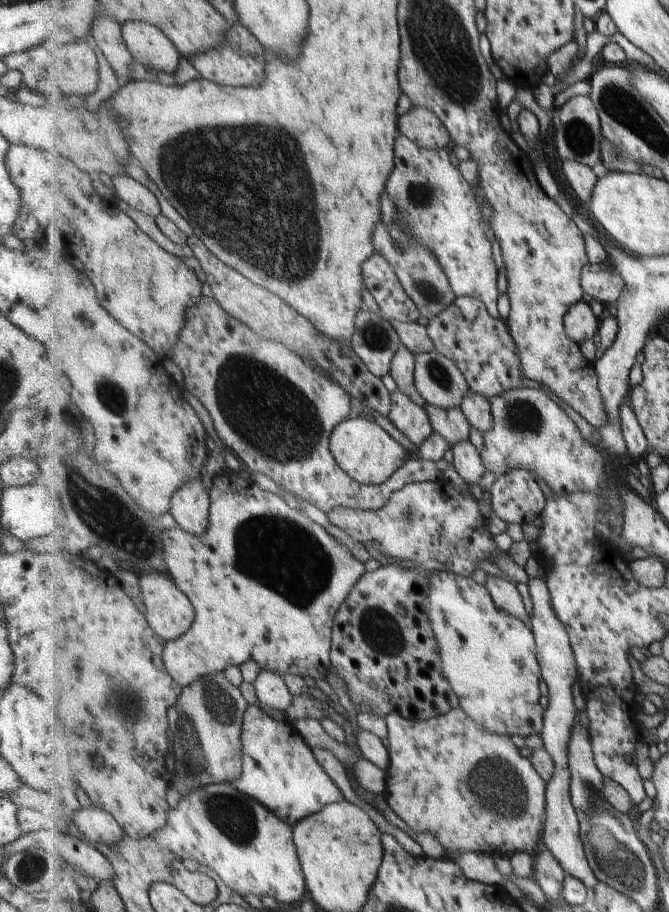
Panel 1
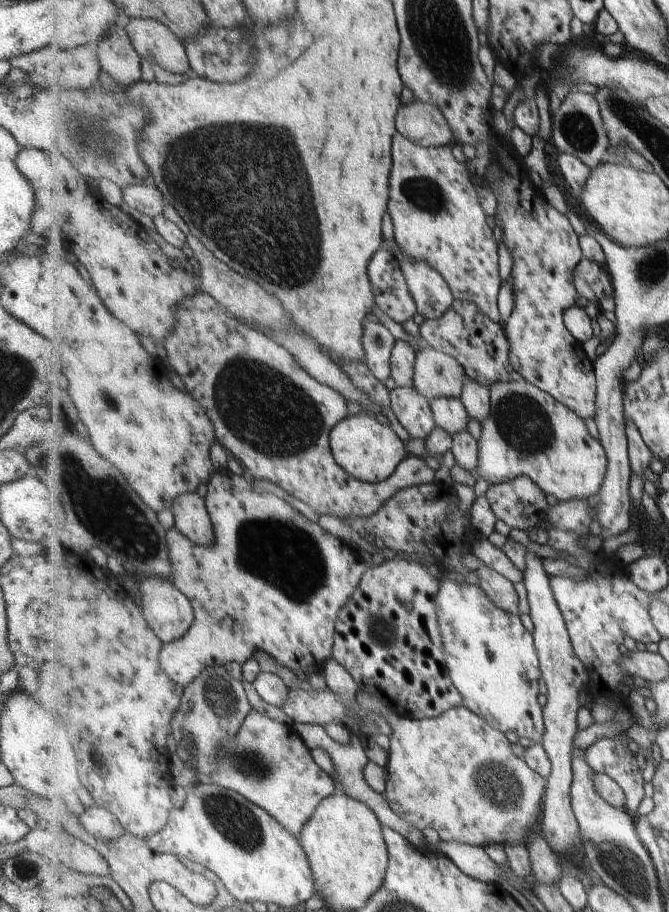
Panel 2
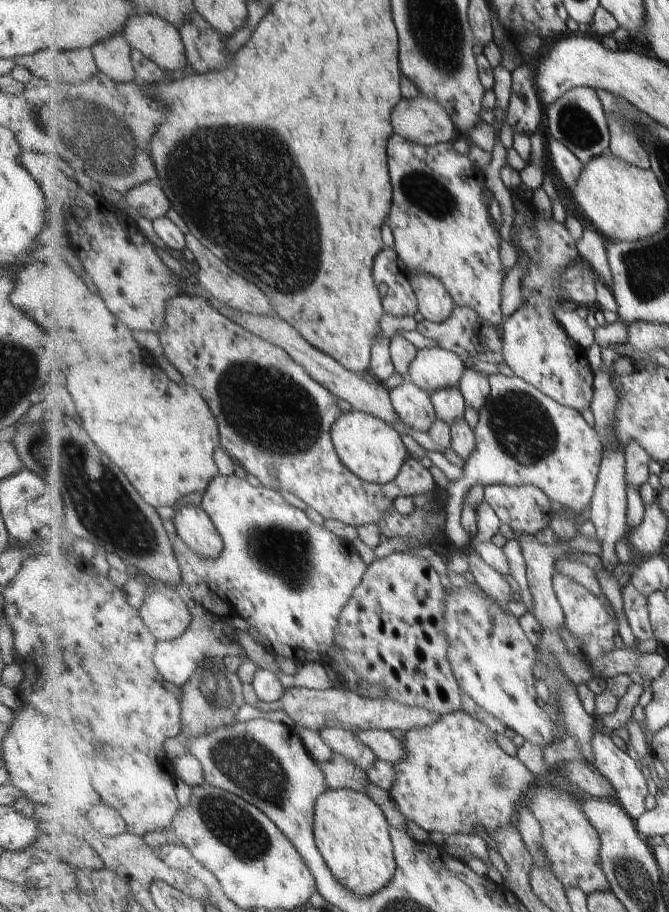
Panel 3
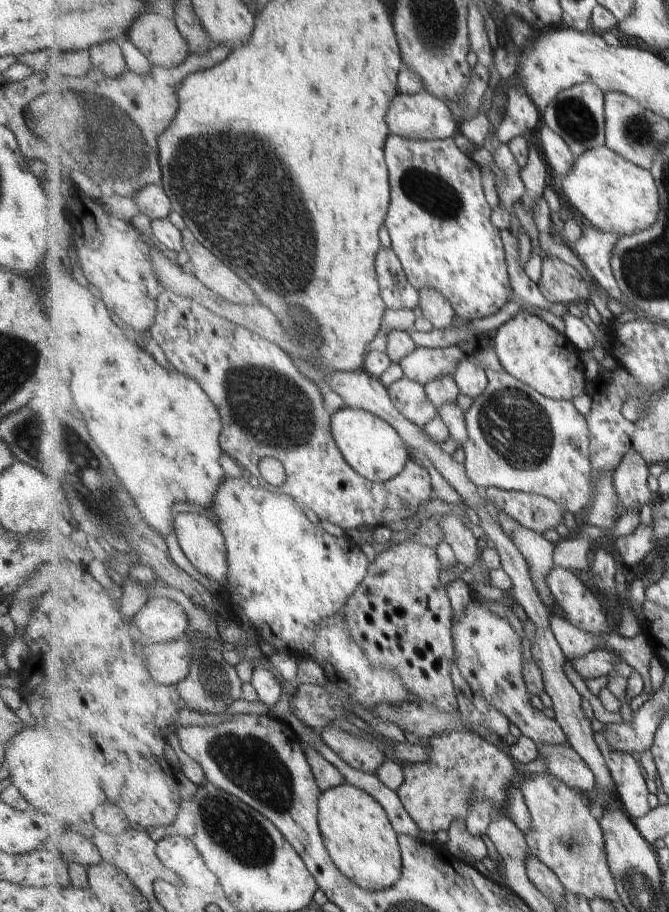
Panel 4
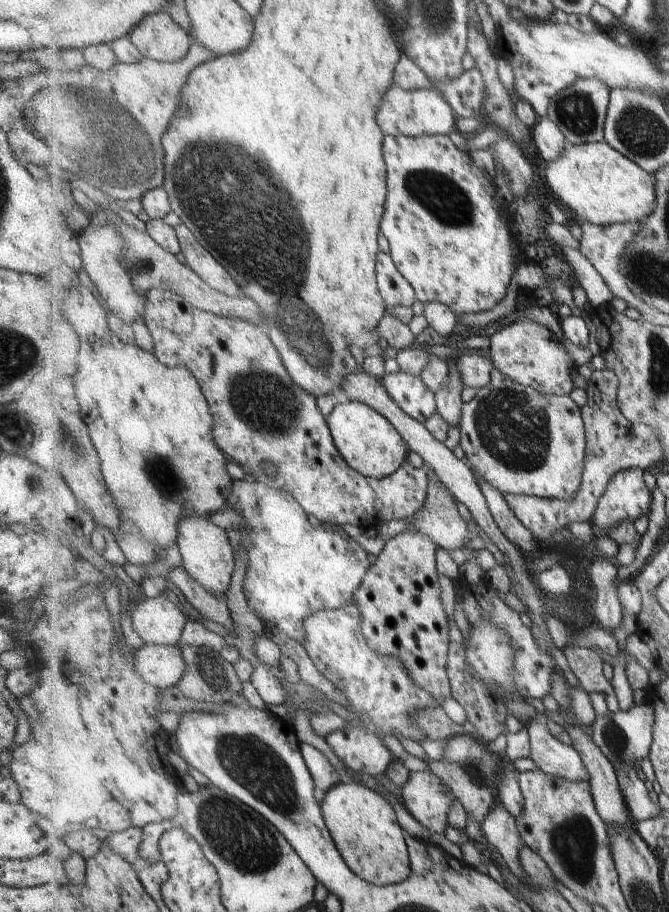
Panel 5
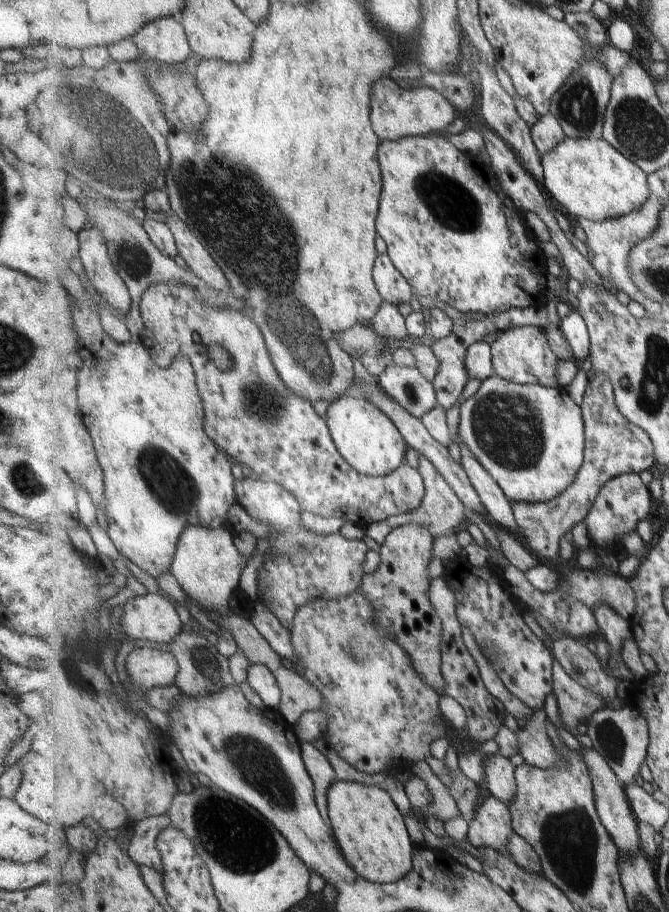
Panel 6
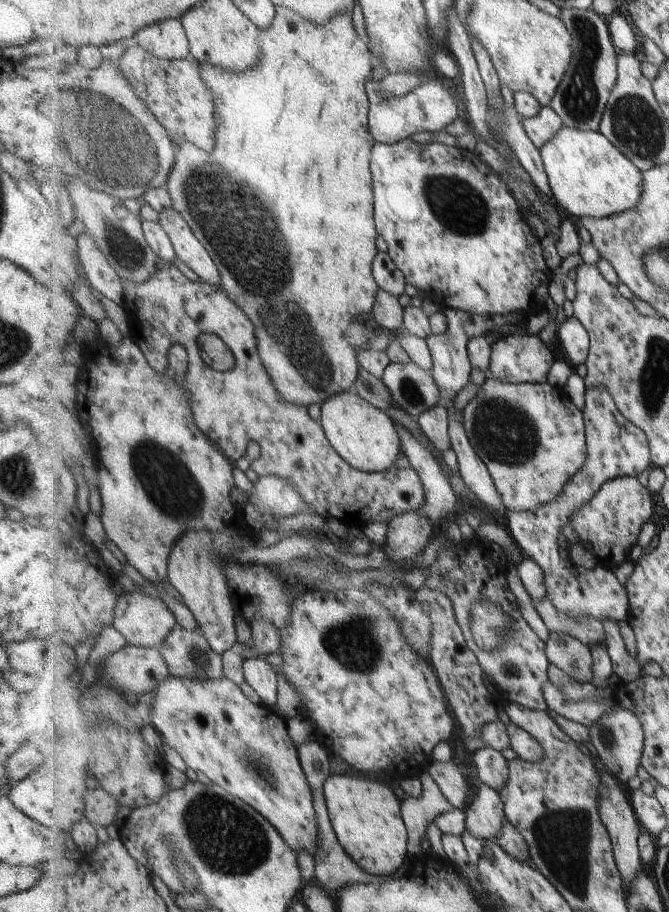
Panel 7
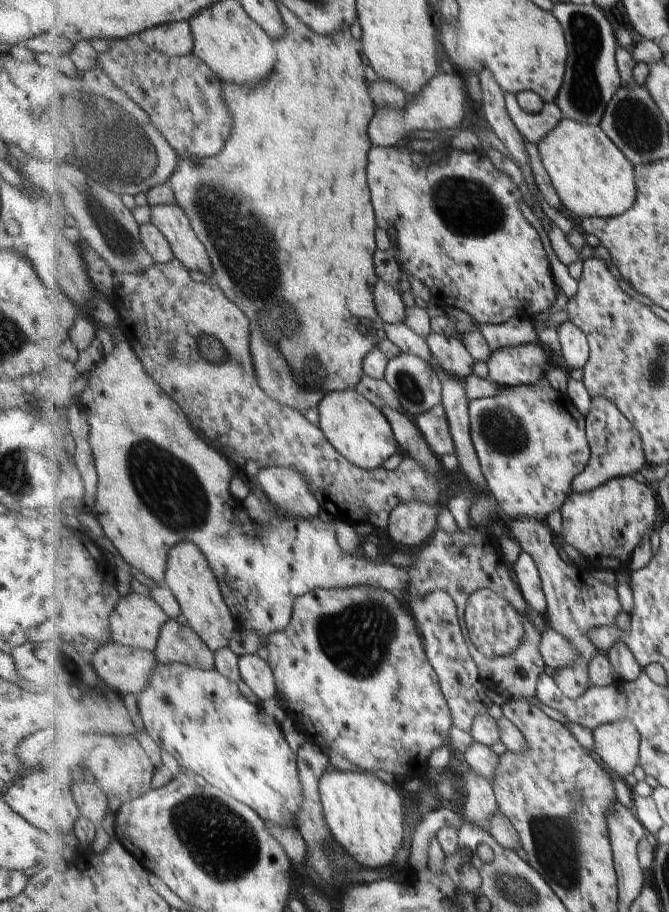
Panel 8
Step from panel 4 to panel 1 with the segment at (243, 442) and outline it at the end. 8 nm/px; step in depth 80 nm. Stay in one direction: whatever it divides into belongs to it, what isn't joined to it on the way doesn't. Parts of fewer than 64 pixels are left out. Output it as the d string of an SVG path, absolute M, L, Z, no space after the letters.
M209 293L203 295L202 301L199 304L188 310L188 323L181 331L180 341L177 346L175 346L171 359L182 371L185 390L192 396L197 397L203 404L204 408L209 412L213 420L215 430L220 440L224 445L233 450L233 454L240 458L240 460L249 468L250 472L259 472L267 475L281 487L282 491L287 490L295 496L299 496L326 514L331 513L333 509L341 507L366 511L378 511L380 508L383 508L387 502L389 502L389 499L398 490L404 489L408 484L436 481L437 479L442 478L442 470L437 468L437 464L435 464L435 462L425 460L418 455L410 455L408 461L399 470L397 470L397 472L393 474L387 482L380 485L364 485L357 482L350 474L347 474L345 470L341 468L341 465L336 461L336 456L332 453L332 447L330 446L330 438L332 437L332 432L335 430L336 426L339 425L340 422L343 422L352 416L351 394L348 394L339 383L331 380L329 375L323 374L319 368L316 368L309 362L305 362L301 355L294 353L284 344L264 339L260 334L252 331L247 325L243 324L238 319L233 318L220 305L220 303L217 302L217 299Z

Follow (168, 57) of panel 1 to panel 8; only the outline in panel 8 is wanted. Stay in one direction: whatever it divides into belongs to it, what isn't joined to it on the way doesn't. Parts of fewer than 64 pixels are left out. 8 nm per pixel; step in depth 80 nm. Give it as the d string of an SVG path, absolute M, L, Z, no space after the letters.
M177 21L144 30L139 34L143 42L170 57L193 54L194 36L189 21Z

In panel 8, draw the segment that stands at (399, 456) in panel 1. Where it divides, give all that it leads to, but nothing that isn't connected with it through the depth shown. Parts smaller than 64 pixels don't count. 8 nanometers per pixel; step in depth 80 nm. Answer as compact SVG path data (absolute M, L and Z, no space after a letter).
M355 389L330 391L319 407L319 426L328 441L349 462L365 470L379 469L395 452L401 452L400 444L383 410L376 408Z

